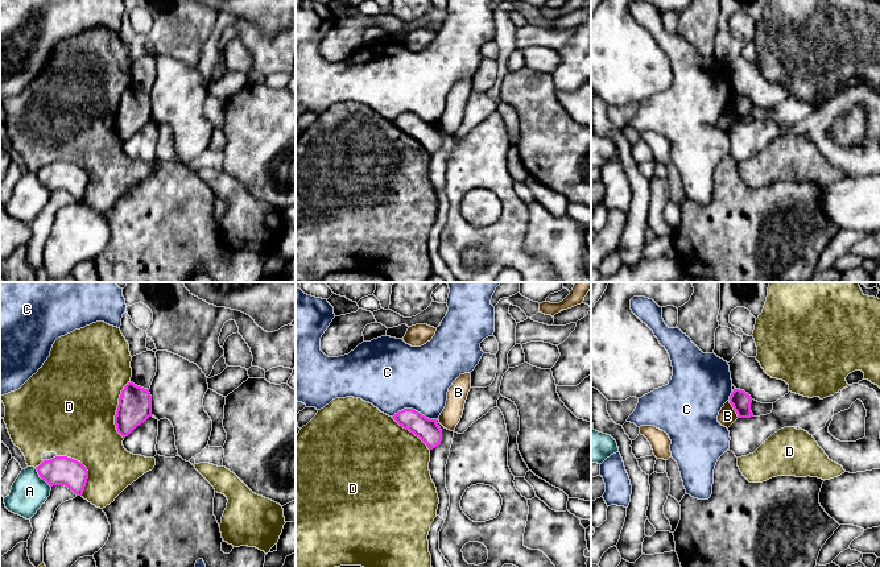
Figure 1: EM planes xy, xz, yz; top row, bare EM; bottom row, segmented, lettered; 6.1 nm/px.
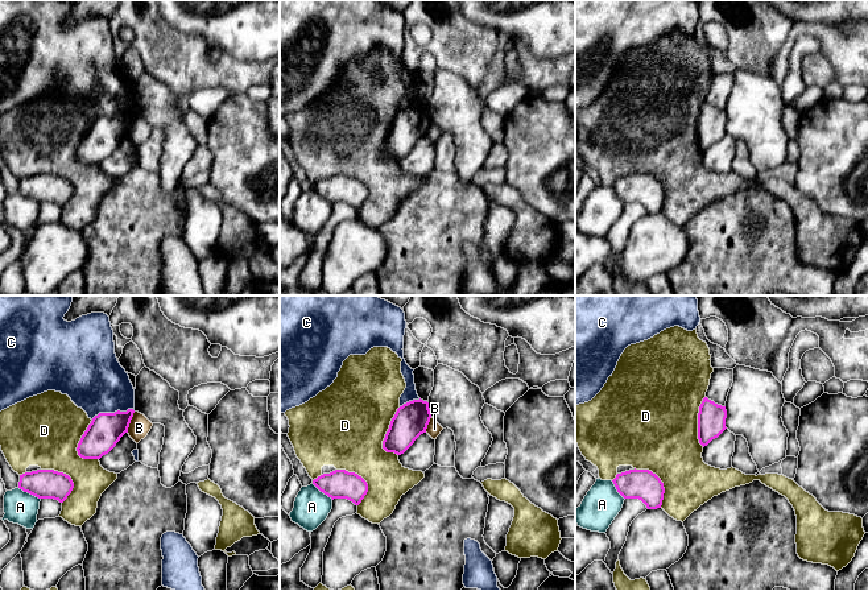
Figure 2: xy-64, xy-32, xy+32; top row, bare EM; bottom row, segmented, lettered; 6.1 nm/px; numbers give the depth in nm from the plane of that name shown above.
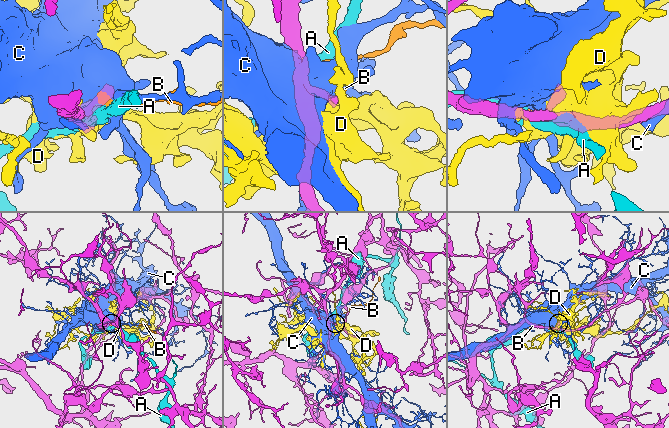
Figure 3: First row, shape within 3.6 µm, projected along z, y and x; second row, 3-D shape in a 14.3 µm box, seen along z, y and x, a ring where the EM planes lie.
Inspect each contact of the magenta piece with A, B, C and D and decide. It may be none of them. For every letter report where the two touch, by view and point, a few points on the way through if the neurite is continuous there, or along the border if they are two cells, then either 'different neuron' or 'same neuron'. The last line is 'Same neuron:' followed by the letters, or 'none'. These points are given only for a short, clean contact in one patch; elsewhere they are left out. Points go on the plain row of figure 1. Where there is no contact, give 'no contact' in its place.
A: meets magenta in xy at (41, 182); different neuron
B: meets magenta in yz at (734, 114); border along yz (728, 106), (739, 121); different neuron
C: meets magenta in xz at (414, 115); different neuron
D: meets magenta in xy at (116, 115); different neuron
Same neuron: none

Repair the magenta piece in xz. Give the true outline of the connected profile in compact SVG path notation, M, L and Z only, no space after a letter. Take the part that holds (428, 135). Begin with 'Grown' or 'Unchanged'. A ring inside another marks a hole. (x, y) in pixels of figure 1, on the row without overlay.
Unchanged. M404 113L392 121L400 131L418 141L429 154L442 146L442 134L437 124L429 124L413 113Z

